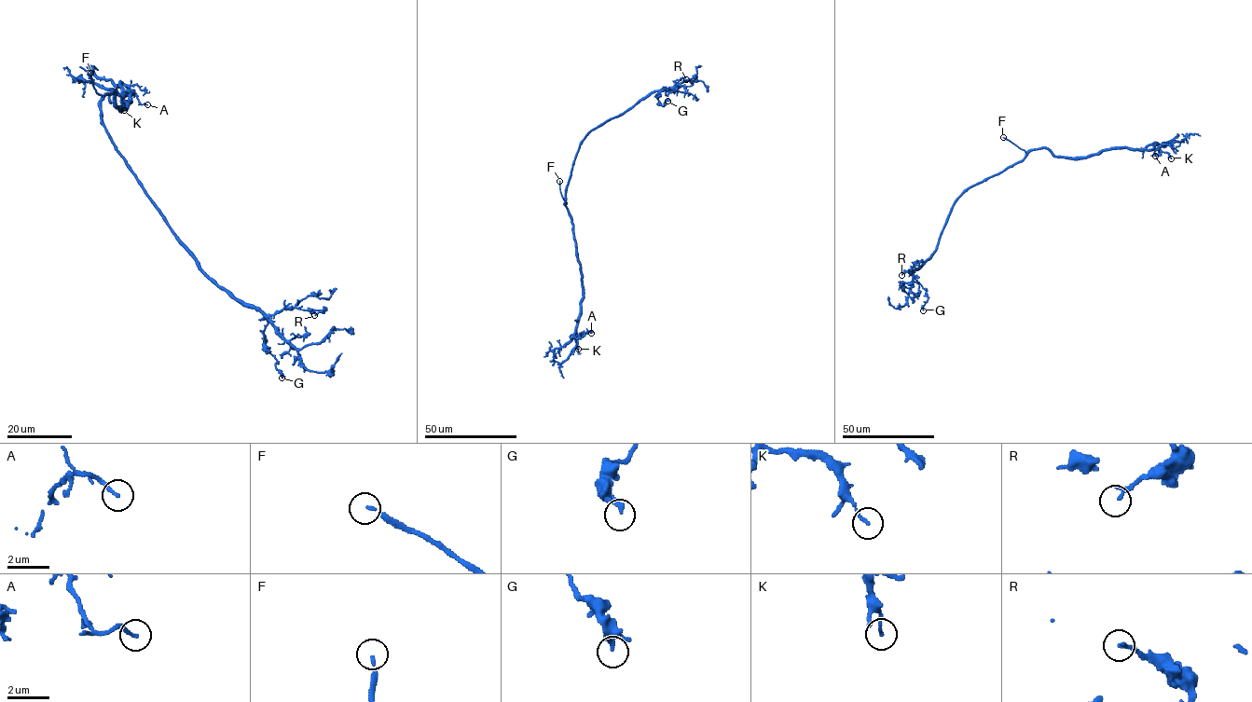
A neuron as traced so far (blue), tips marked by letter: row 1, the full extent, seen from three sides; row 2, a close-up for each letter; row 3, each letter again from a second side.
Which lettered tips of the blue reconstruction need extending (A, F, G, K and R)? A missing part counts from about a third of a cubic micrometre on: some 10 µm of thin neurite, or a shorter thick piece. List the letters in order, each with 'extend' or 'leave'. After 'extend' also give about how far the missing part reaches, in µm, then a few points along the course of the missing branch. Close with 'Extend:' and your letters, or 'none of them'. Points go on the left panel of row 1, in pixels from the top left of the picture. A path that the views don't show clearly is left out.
A: leave
F: extend; about 50 µm are missing
G: leave
K: leave
R: leave
Extend: F

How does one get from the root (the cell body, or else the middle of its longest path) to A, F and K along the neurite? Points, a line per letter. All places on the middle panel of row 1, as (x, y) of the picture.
A: (571, 170), (565, 206), (571, 220), (583, 287), (576, 334), (582, 337), (588, 331), (591, 333)
F: (571, 170), (566, 204), (559, 181)
K: (571, 170), (565, 206), (571, 220), (582, 282), (582, 300), (574, 334), (578, 349)

